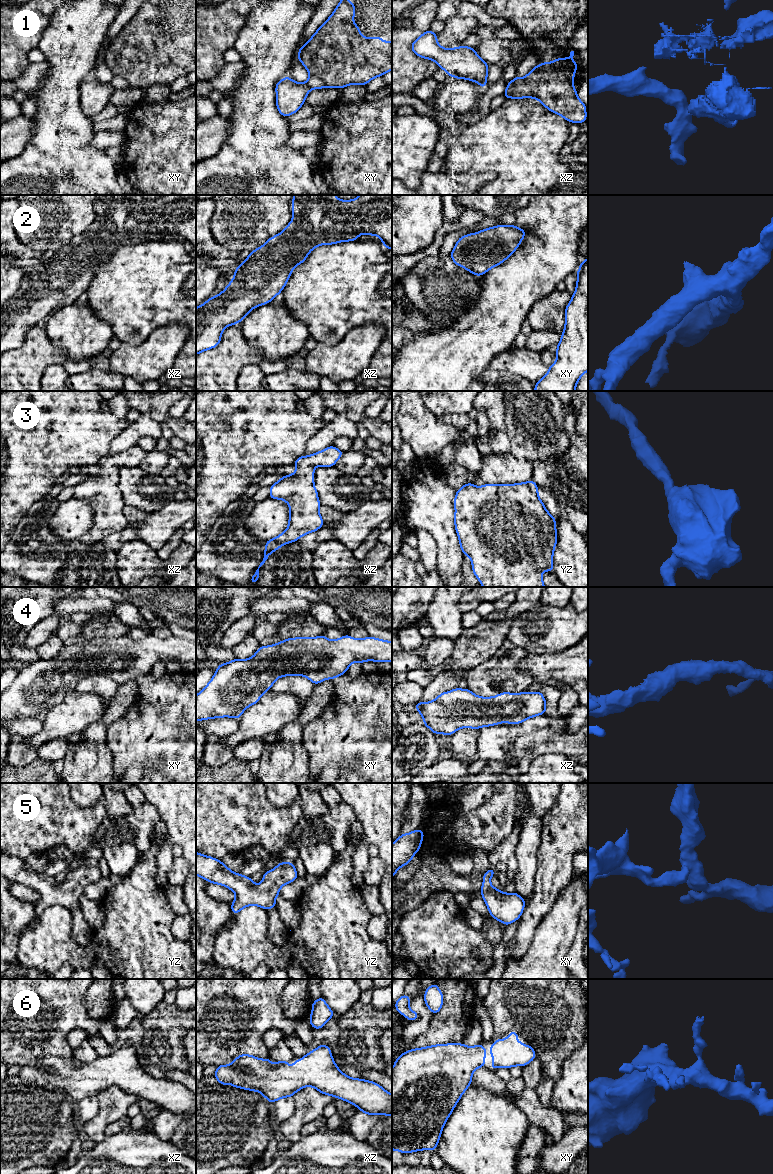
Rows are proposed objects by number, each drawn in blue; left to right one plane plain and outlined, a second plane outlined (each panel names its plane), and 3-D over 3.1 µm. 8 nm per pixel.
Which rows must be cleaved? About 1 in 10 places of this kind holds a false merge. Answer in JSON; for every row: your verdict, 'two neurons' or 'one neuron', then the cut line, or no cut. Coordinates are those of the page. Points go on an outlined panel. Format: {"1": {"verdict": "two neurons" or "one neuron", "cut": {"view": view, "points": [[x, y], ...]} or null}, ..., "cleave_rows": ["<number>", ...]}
{"1": {"verdict": "two neurons", "cut": {"view": "xy", "points": [[310, 75], [317, 76], [325, 86]]}}, "2": {"verdict": "one neuron", "cut": null}, "3": {"verdict": "one neuron", "cut": null}, "4": {"verdict": "one neuron", "cut": null}, "5": {"verdict": "one neuron", "cut": null}, "6": {"verdict": "one neuron", "cut": null}, "cleave_rows": ["1"]}

